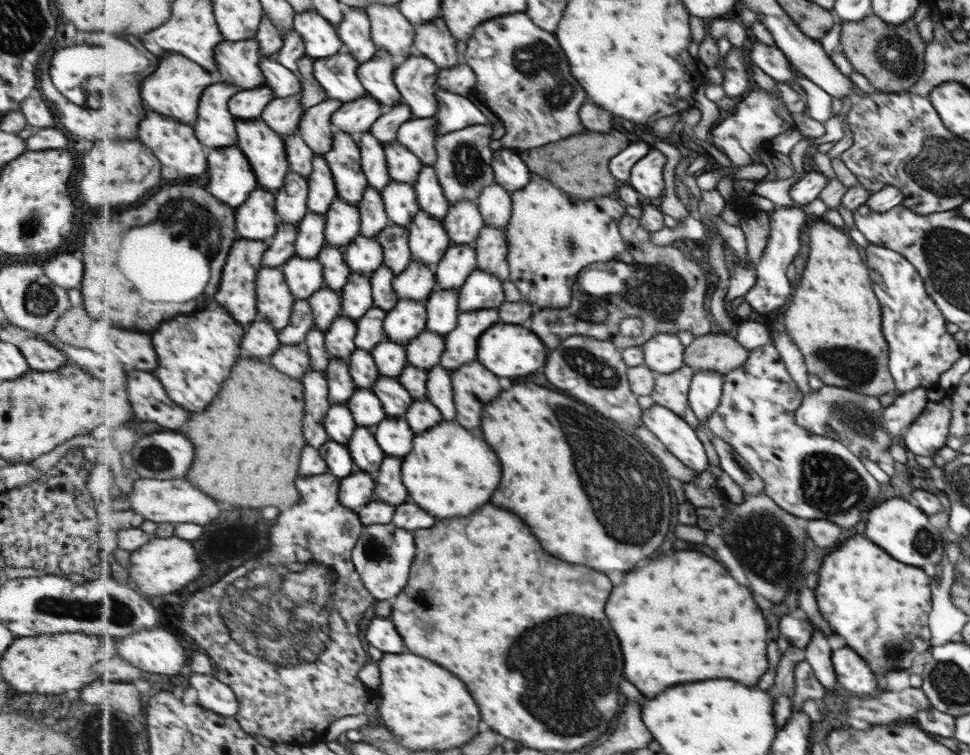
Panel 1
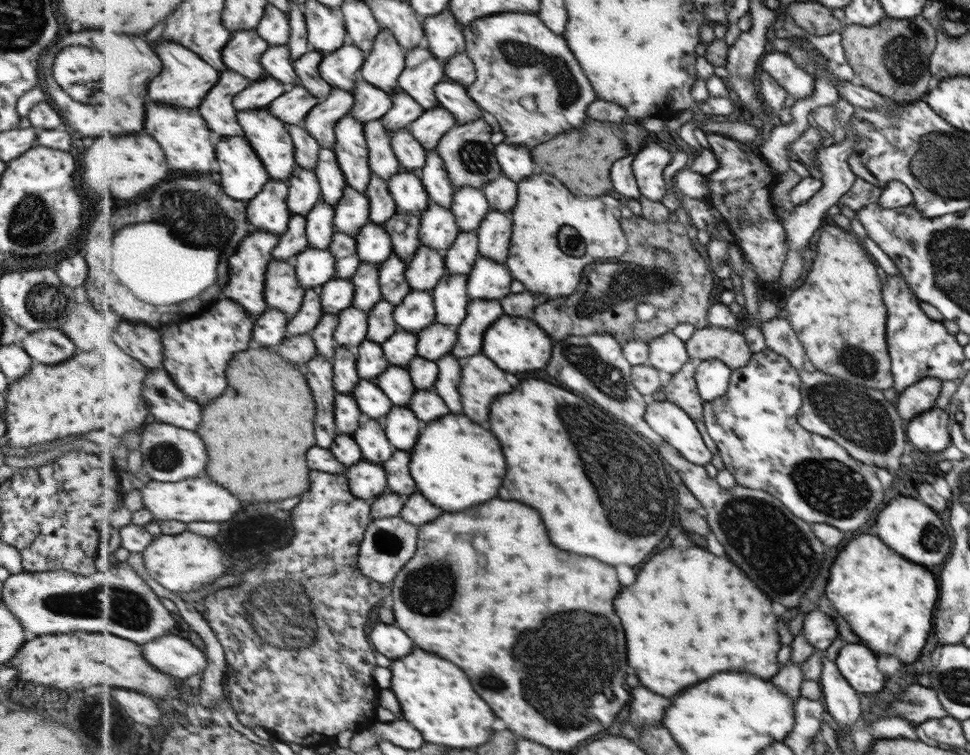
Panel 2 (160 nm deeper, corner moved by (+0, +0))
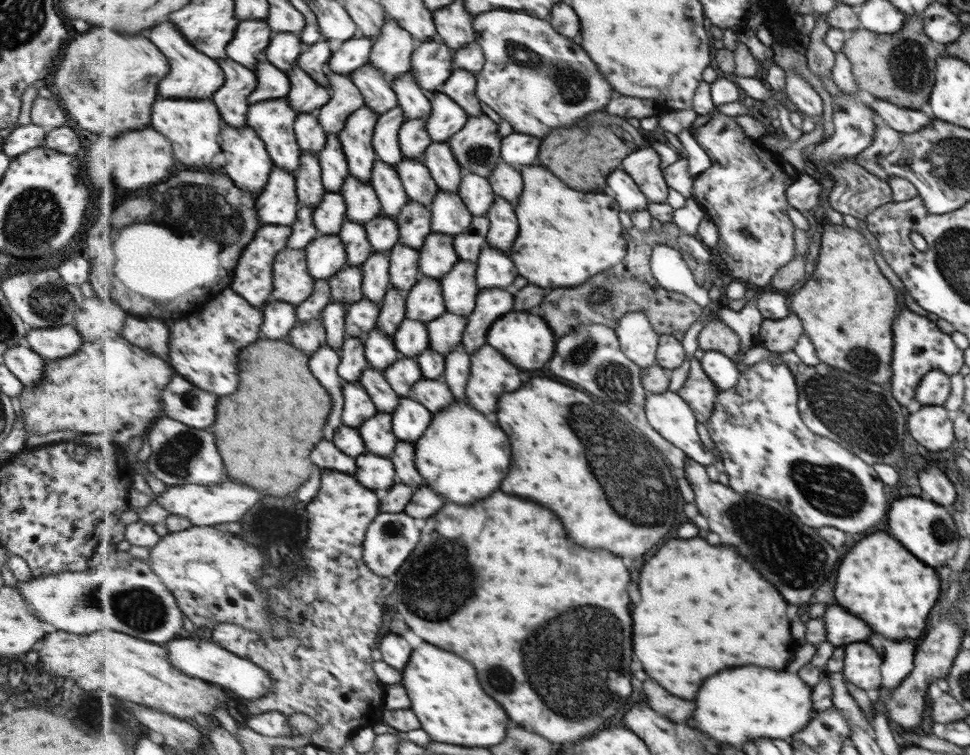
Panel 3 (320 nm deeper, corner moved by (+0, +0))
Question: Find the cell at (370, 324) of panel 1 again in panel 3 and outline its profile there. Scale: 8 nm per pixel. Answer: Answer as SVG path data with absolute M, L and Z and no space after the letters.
M391 286L381 305L377 329L393 336L406 319L407 297L398 288Z

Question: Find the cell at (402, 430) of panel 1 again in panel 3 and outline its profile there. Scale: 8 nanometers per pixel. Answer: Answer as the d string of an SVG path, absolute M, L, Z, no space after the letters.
M402 398L393 416L394 431L399 440L415 444L424 436L435 414L417 398Z

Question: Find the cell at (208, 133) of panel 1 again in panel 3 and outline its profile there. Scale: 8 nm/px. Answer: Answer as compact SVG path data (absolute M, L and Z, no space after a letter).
M219 60L221 66L225 68L225 74L229 74L229 78L226 78L225 85L213 96L213 102L217 103L217 108L221 112L221 118L223 123L227 122L229 126L237 127L238 129L248 127L248 113L249 113L249 97L255 93L257 84L259 83L257 73L246 66L243 66L236 60Z

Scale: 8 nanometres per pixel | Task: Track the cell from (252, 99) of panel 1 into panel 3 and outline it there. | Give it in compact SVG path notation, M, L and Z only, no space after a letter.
M263 56L265 62L259 62L259 70L256 70L259 83L255 93L249 97L249 104L277 100L287 97L292 90L291 80L288 73L277 68L271 61Z

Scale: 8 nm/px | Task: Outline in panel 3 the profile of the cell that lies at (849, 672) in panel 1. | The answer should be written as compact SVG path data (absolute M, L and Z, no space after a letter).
M853 642L843 646L842 676L867 693L873 693L880 688L882 676L879 676L879 666L882 660L865 642Z

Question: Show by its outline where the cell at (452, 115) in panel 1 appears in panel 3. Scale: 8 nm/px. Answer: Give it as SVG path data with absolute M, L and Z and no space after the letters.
M455 68L451 78L443 85L443 94L453 98L470 117L482 116L483 108L477 98L476 74L468 70Z

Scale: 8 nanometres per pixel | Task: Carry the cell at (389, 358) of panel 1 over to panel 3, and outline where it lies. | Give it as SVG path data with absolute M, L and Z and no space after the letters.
M405 319L393 335L395 346L405 357L417 358L430 347L428 323L421 319Z

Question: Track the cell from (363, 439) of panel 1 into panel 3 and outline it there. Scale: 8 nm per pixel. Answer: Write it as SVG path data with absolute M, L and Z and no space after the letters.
M378 411L359 427L369 452L384 457L390 457L395 452L401 440L394 431L393 419L393 413Z

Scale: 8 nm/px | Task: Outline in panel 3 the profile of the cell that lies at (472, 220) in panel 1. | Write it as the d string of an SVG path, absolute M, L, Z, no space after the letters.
M469 172L463 173L458 193L474 217L487 217L497 197L488 177Z

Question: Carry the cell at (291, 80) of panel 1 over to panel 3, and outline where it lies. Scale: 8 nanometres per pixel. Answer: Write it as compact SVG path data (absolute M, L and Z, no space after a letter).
M280 32L272 37L264 56L267 56L267 60L271 61L277 68L287 73L297 65L297 60L304 49L305 44L301 34Z

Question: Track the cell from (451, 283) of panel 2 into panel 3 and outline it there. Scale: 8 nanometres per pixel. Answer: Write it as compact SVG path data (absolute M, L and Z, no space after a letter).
M460 259L441 279L448 312L469 317L477 306L478 263Z

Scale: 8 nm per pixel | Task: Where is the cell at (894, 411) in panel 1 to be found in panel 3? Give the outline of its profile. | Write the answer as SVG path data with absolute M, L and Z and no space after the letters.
M933 369L924 374L913 400L915 400L915 407L921 405L941 406L947 396L949 396L948 374Z

